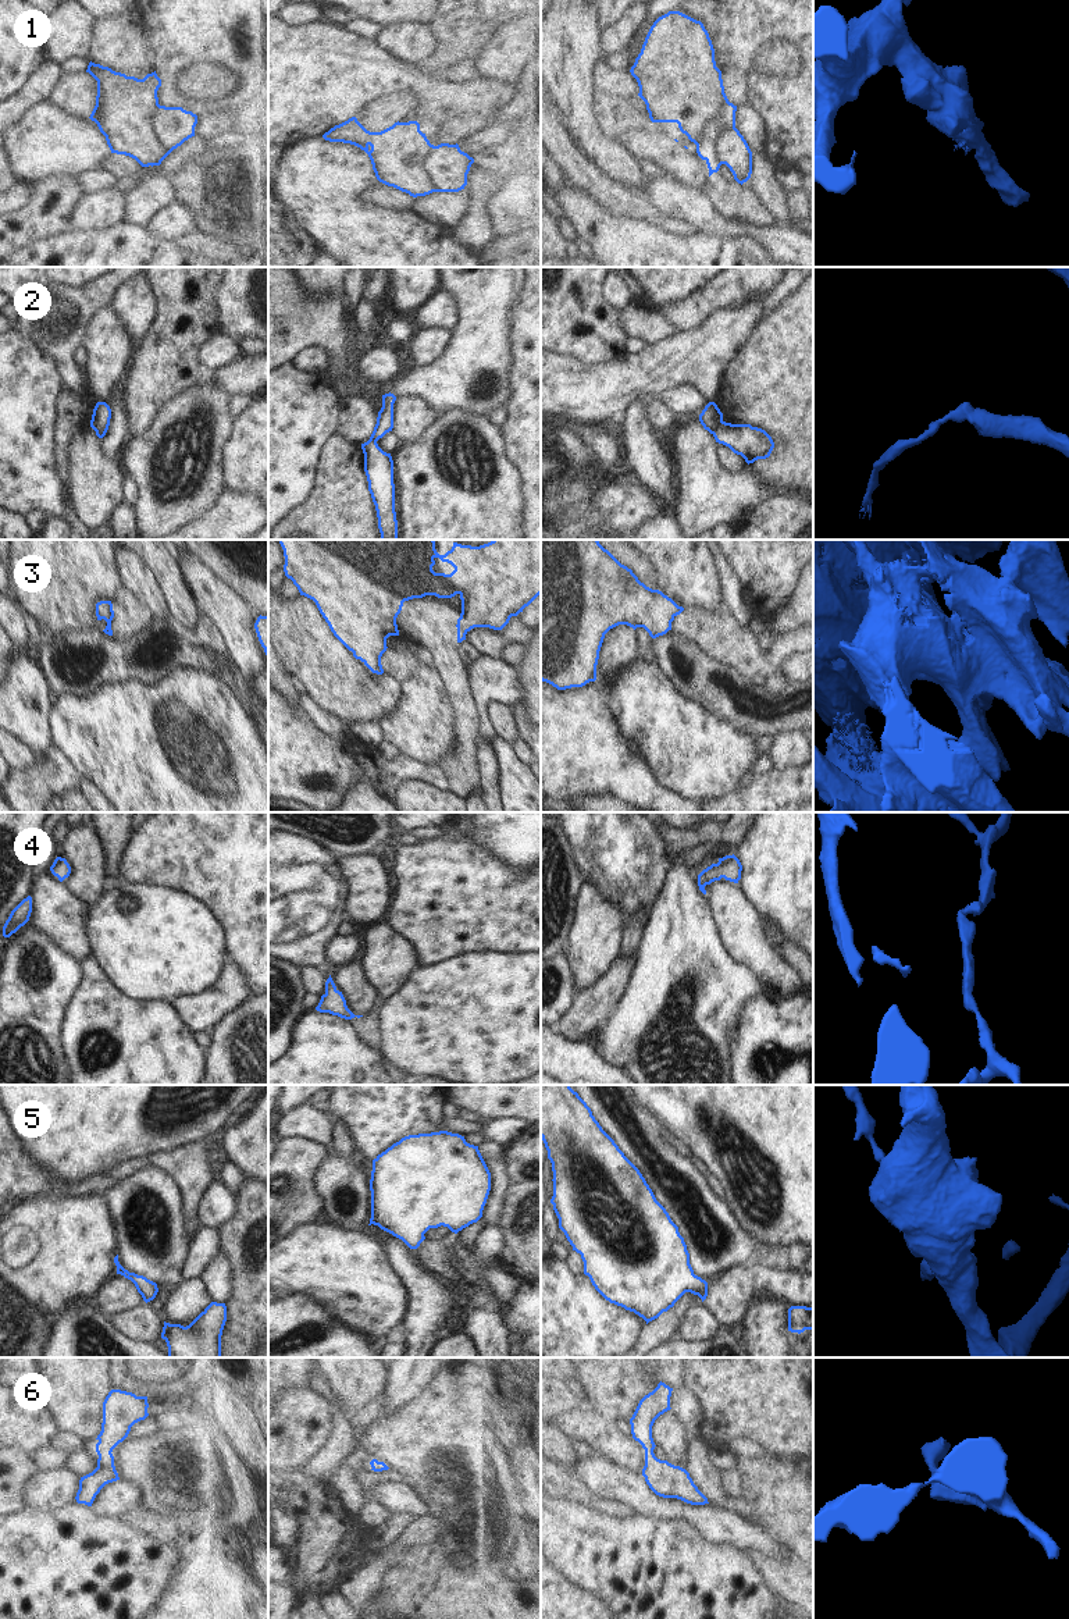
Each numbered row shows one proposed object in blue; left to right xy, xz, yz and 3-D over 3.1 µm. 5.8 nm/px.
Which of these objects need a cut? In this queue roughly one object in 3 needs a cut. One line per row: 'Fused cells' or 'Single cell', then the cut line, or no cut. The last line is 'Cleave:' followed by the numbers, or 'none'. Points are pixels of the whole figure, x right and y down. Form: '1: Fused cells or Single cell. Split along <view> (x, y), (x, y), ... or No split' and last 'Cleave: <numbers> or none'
1: Fused cells. Split along xy (159, 105), (153, 114), (153, 132), (166, 156)
2: Fused cells. Split along yz (722, 420), (712, 433)
3: Single cell. No split
4: Single cell. No split
5: Single cell. No split
6: Single cell. No split
Cleave: 1, 2.

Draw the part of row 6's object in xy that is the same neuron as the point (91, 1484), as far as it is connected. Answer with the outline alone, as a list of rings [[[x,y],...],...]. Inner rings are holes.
[[[111,1390],[103,1402],[101,1431],[97,1435],[96,1452],[97,1467],[81,1477],[76,1502],[92,1506],[100,1490],[113,1481],[120,1480],[114,1466],[113,1449],[122,1442],[131,1427],[145,1420],[147,1413],[147,1396],[136,1396],[132,1392]]]

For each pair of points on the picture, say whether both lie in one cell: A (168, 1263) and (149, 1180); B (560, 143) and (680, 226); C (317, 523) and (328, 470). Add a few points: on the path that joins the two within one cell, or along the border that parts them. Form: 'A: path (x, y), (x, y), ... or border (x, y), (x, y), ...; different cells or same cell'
A: path (170, 1242), (170, 1213), (163, 1201); same cell
B: path (587, 174), (608, 194), (649, 214); same cell
C: path (328, 511), (328, 483); same cell

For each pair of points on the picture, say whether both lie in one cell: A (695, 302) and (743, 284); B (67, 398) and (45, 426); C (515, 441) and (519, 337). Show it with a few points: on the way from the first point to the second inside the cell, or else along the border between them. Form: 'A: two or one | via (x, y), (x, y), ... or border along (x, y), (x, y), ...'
A: one | via (706, 301), (731, 287)
B: two | border along (60, 391), (56, 445)
C: one | via (526, 415), (526, 363)

